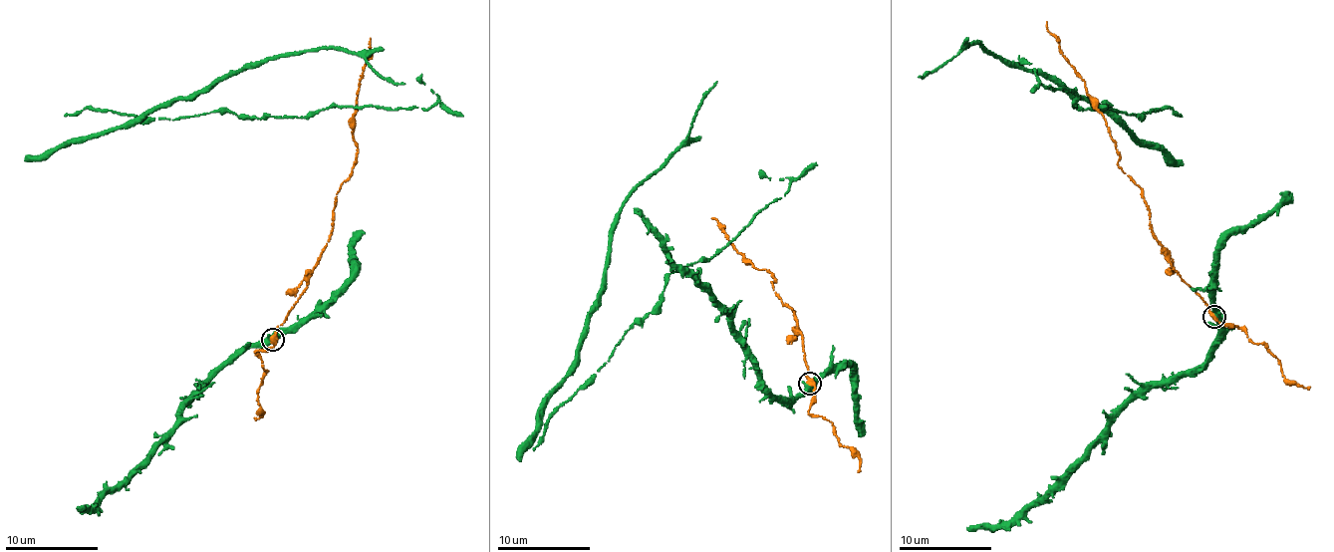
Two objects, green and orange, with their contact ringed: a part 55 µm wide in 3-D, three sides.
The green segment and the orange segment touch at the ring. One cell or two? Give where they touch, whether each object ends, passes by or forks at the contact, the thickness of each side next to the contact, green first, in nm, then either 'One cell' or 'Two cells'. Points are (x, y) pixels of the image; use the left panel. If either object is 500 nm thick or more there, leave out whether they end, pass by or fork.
Place: (272, 340). At the ring green forks. At the ring orange passes by. Thickness 400 nm (green) against 360 nm. One cell

